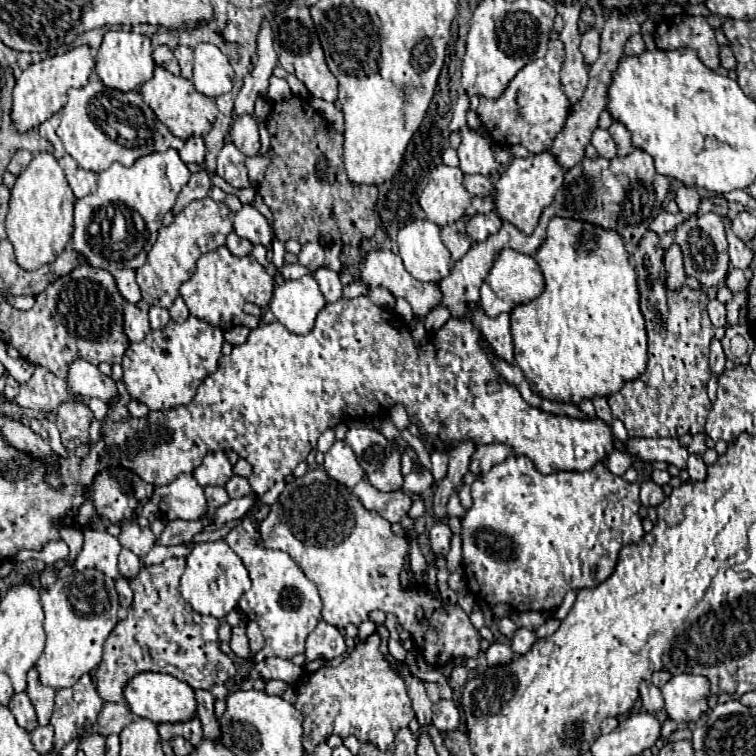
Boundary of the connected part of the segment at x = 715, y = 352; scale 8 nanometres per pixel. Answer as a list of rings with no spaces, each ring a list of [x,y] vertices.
[[[714,338],[712,344],[710,344],[710,370],[712,370],[712,374],[714,374],[716,378],[724,372],[724,362],[726,362],[726,358],[724,358],[720,340]]]

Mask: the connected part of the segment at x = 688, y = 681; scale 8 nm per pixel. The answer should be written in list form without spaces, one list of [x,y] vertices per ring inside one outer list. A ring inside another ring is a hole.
[[[676,674],[662,686],[666,712],[674,722],[696,722],[708,710],[708,694],[708,678],[696,674]]]

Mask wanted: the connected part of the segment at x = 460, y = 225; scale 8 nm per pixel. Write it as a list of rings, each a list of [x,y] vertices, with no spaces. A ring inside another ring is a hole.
[[[466,214],[464,218],[460,218],[458,222],[442,228],[442,240],[444,240],[444,244],[448,246],[454,262],[460,260],[460,258],[468,252],[468,248],[470,248],[470,242],[466,240],[466,234],[464,234],[466,218],[468,218],[468,214]]]

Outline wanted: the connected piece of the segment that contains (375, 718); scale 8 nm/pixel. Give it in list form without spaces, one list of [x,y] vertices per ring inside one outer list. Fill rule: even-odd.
[[[378,632],[368,636],[368,640],[364,642],[358,642],[356,648],[350,652],[350,656],[340,666],[336,668],[324,666],[312,674],[306,674],[298,682],[296,690],[298,690],[298,700],[294,706],[304,716],[304,748],[308,754],[310,754],[310,748],[316,748],[320,742],[324,742],[328,734],[336,734],[342,738],[346,738],[348,734],[354,734],[360,742],[370,740],[380,750],[388,750],[392,748],[396,732],[400,728],[406,728],[408,722],[414,718],[412,702],[406,692],[406,684],[402,684],[402,676],[398,676],[398,672],[394,672],[394,668],[386,664],[386,656],[382,656],[380,652]]]

